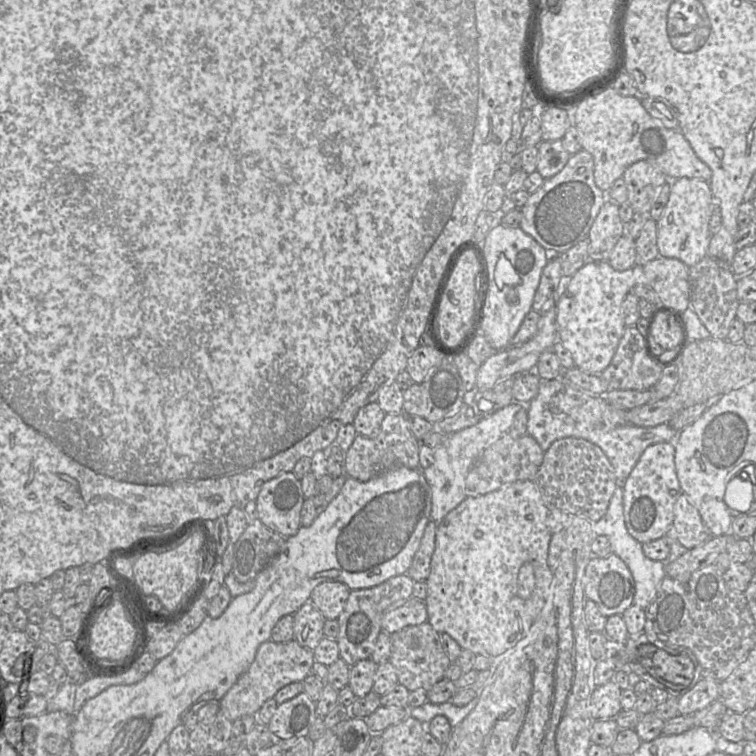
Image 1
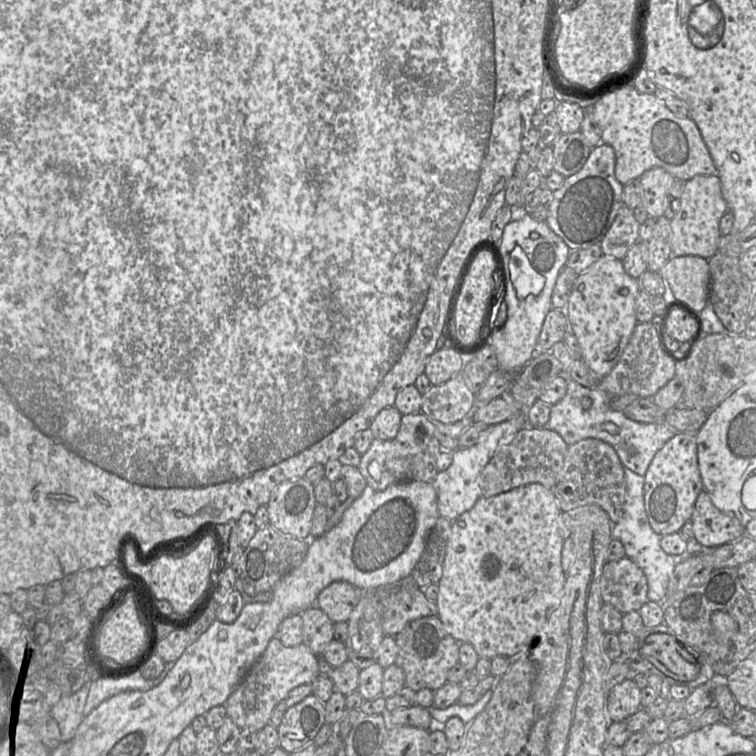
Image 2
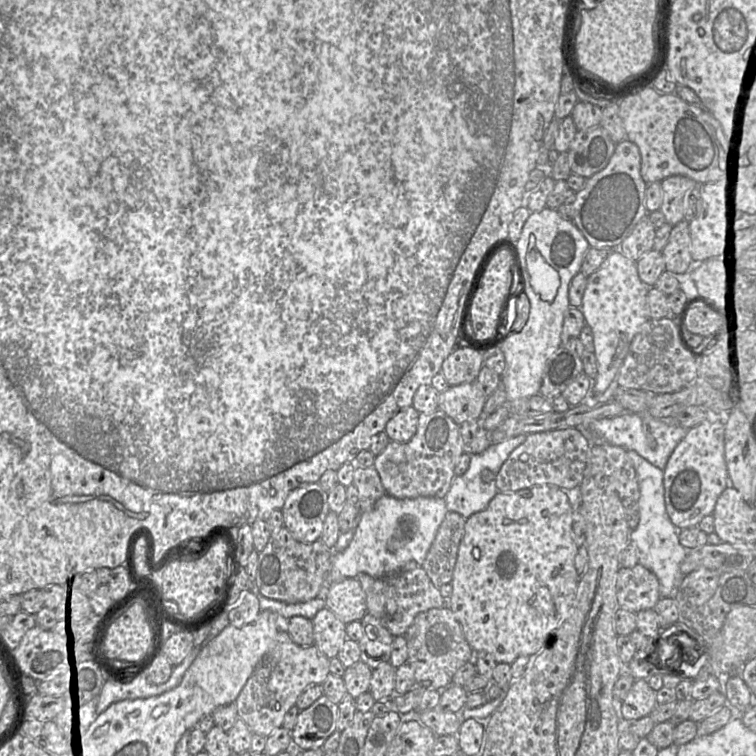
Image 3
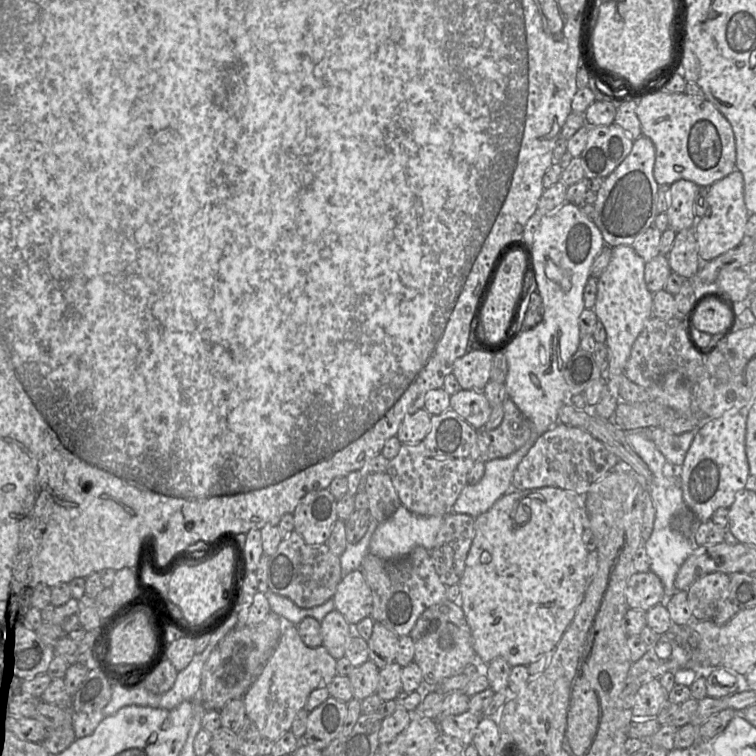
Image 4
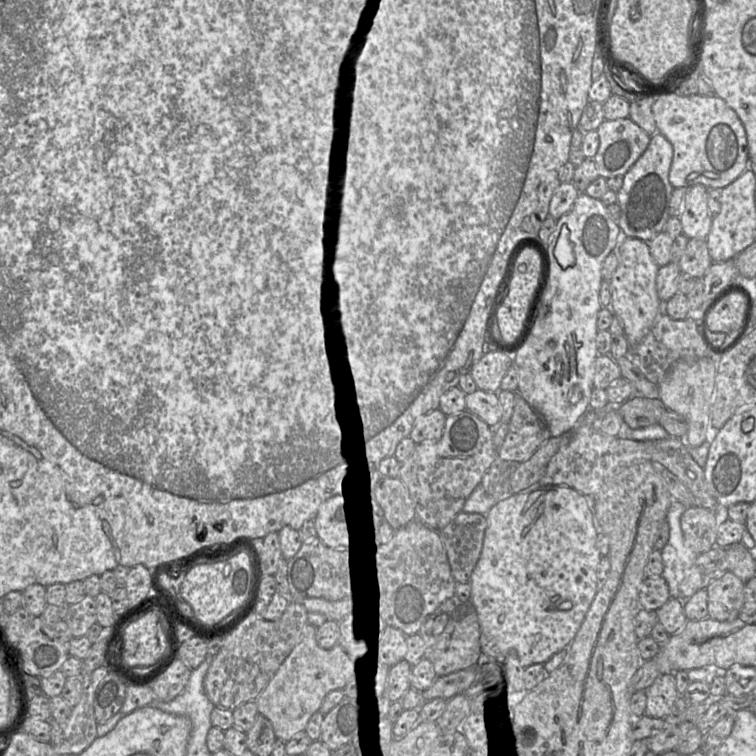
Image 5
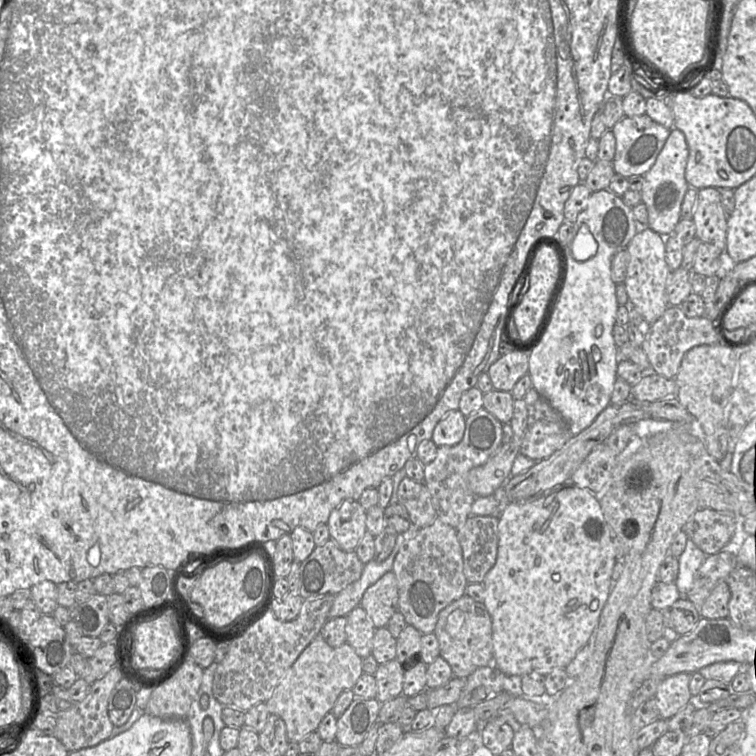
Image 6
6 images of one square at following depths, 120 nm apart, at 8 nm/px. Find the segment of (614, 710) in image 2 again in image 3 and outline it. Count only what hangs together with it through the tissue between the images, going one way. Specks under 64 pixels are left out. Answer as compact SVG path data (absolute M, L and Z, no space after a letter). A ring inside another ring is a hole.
M637 679L625 698L618 703L619 714L623 721L650 716L656 707L657 691L647 683L647 679Z

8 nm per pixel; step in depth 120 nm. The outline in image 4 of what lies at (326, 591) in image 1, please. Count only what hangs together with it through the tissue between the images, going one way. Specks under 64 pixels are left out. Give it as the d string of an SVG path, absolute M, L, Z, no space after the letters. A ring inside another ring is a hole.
M360 569L342 577L332 599L335 610L353 627L371 615L371 590Z

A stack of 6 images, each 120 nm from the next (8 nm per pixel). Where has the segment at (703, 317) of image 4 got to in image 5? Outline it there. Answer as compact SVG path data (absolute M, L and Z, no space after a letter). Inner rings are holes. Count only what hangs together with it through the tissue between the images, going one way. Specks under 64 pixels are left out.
M739 289L724 297L706 316L707 329L728 334L740 328L746 319L751 299L748 289Z

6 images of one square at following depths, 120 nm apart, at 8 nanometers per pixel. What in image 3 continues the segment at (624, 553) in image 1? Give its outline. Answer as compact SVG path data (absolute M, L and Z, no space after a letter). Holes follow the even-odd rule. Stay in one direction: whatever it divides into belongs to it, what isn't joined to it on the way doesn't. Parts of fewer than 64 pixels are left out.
M627 450L636 470L639 484L639 522L630 533L630 543L636 549L638 563L650 570L659 581L661 598L674 597L683 577L680 564L688 554L679 542L679 532L669 520L664 498L663 471L648 462L636 451Z

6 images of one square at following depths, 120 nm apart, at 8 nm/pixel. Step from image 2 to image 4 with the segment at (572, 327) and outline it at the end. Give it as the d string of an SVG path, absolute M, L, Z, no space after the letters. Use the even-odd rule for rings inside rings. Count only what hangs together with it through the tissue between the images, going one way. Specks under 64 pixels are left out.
M620 245L612 249L612 257L604 272L597 278L597 296L593 307L599 323L606 331L605 345L608 360L605 388L594 412L604 420L612 420L620 402L618 395L619 375L629 359L632 346L652 316L653 293L646 286L644 273L646 262L632 246Z

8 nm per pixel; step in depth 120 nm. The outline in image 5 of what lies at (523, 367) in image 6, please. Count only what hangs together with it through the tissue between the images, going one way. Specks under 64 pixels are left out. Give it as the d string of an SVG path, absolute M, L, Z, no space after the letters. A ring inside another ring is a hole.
M487 349L483 356L472 365L469 374L478 389L497 393L501 389L504 375L512 364L513 356L511 352Z

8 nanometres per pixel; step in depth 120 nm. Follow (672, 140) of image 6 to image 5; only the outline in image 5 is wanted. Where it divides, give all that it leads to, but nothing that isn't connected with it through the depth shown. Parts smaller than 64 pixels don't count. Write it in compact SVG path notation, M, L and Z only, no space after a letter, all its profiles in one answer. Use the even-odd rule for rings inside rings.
M655 133L651 135L645 152L623 176L623 184L617 192L615 206L607 206L623 237L649 242L663 232L667 220L671 217L670 200L674 188L669 182L669 170L672 158L672 144L662 134Z

